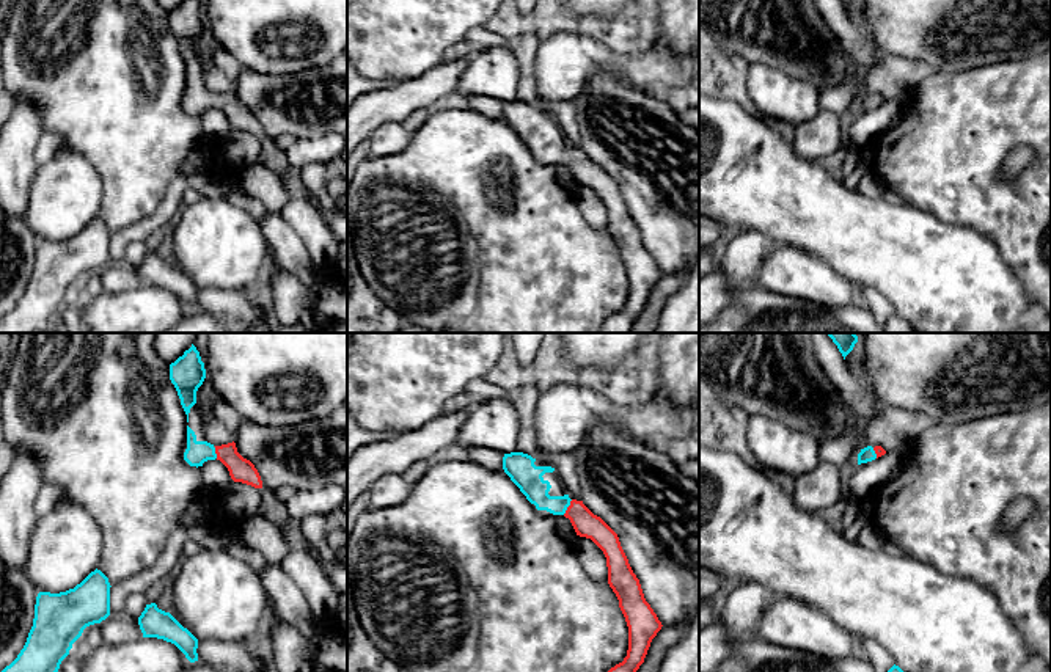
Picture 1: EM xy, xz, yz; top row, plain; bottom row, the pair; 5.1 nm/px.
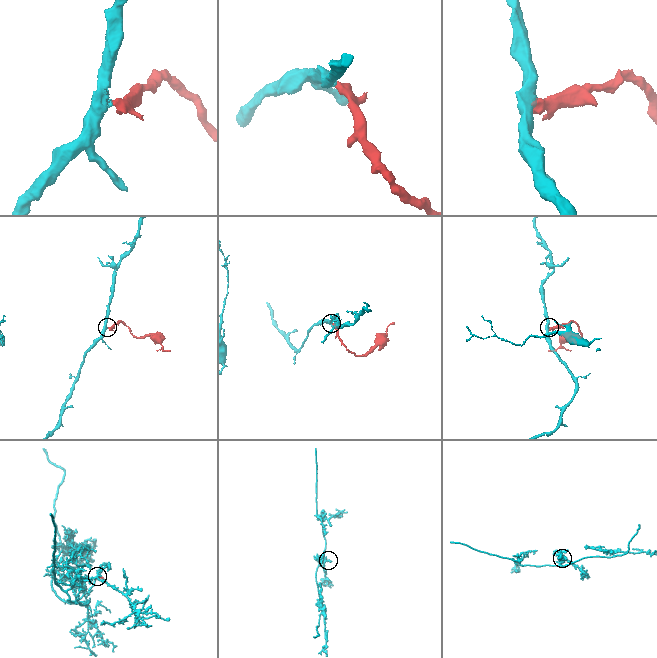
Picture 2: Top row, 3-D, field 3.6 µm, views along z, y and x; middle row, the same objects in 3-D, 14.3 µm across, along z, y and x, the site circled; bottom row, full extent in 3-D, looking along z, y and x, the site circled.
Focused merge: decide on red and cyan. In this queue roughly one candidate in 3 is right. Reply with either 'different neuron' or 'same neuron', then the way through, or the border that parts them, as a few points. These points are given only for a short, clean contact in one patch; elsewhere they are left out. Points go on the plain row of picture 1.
same neuron; way xz (585, 171), (567, 156), (552, 153), (530, 129)

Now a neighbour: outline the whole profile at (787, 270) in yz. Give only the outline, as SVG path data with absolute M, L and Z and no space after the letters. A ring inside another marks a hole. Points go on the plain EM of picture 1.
M776 245L756 273L757 286L807 300L820 306L842 308L859 303L858 289L818 256Z

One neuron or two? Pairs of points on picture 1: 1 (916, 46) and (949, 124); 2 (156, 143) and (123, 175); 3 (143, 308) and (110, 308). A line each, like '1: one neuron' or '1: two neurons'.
1: two neurons
2: one neuron
3: one neuron

